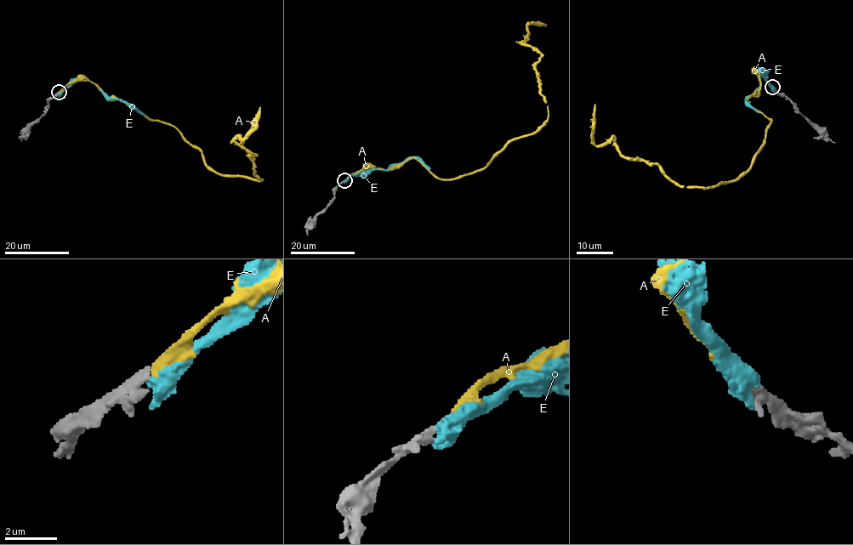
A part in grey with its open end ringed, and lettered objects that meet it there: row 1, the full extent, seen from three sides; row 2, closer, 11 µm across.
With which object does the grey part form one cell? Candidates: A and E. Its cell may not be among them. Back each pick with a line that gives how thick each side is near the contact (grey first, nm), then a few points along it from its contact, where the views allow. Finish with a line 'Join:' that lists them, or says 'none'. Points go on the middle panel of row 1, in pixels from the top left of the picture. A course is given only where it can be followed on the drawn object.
A: calibres 340 and 360 nm; course (344, 181), (414, 158), (457, 178), (531, 134), (548, 106), (541, 54), (520, 42), (529, 24), (546, 25)
Join: A

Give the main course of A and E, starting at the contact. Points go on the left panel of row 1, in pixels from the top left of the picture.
A: (59, 92), (89, 80), (171, 124), (209, 167), (262, 179), (255, 156), (235, 140), (241, 143), (260, 107)
E: (59, 93), (75, 82), (87, 78), (110, 97), (133, 105), (145, 115)

